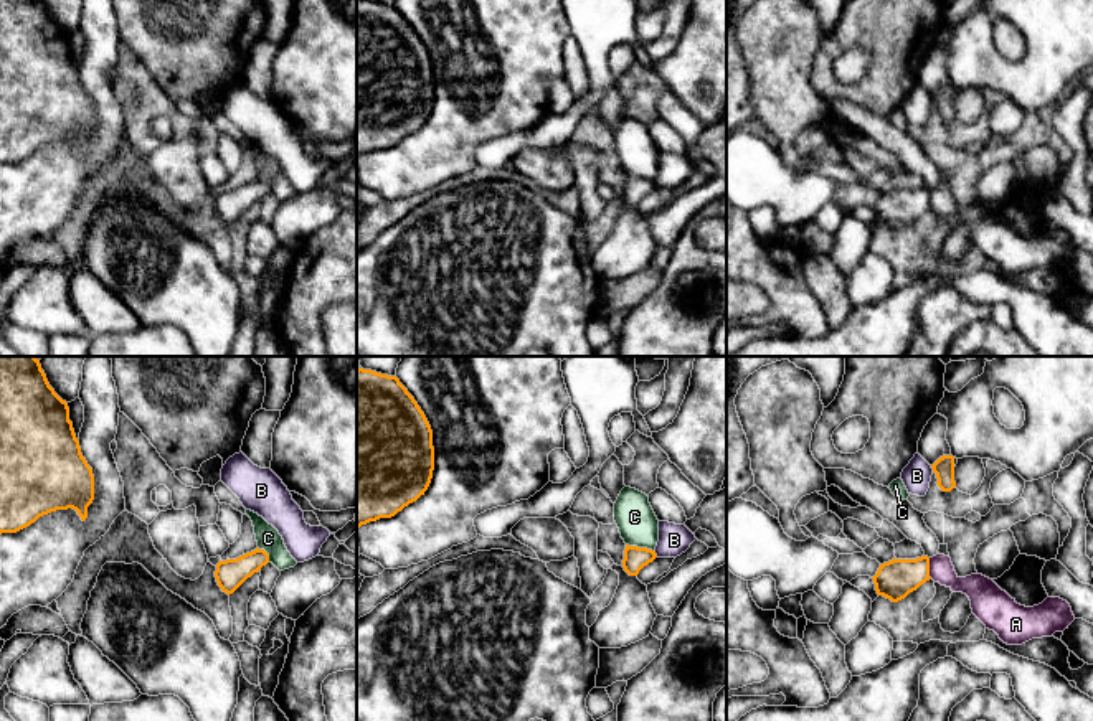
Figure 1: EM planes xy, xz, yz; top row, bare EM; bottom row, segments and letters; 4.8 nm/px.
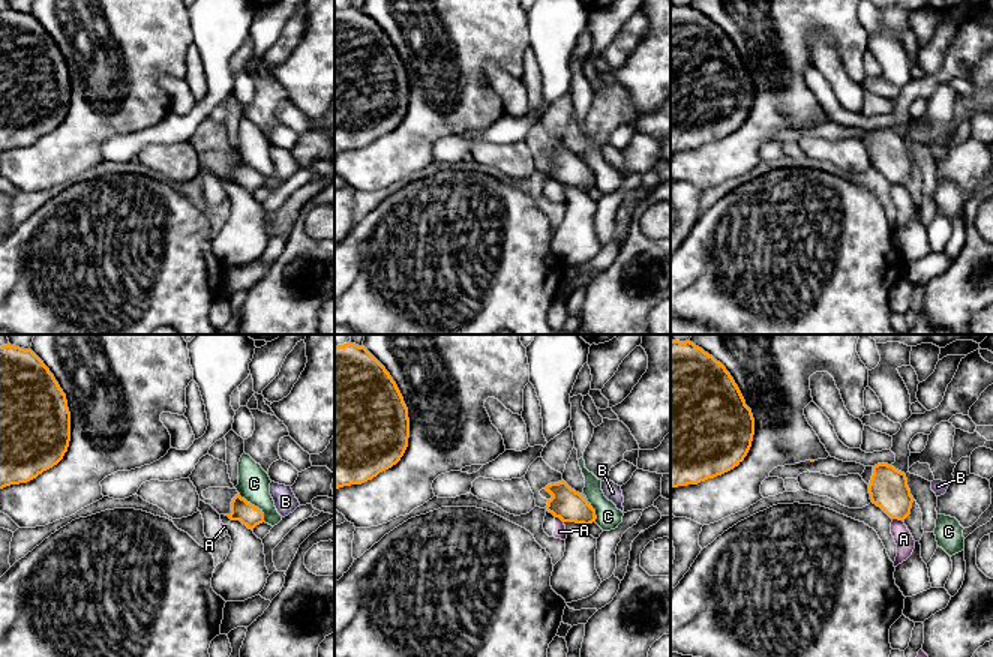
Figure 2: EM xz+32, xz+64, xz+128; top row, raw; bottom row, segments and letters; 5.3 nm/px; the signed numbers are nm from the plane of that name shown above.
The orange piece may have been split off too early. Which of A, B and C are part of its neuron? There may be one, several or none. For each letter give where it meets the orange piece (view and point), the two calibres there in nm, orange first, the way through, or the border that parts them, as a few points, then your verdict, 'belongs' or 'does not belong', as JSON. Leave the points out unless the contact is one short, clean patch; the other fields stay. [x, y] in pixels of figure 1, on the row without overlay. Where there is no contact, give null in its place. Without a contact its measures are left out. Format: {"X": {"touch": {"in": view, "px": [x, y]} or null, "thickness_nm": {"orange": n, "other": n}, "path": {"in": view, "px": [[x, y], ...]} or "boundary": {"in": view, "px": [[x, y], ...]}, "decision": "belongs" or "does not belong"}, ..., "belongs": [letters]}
{"A": {"touch": {"in": "yz", "px": [928, 198]}, "thickness_nm": {"orange": 190, "other": 130}, "boundary": {"in": "yz", "px": [[928, 188], [928, 205], [932, 208]]}, "decision": "does not belong"}, "B": {"touch": {"in": "xz", "px": [654, 183]}, "thickness_nm": {"orange": 110, "other": 150}, "boundary": {"in": "xz", "px": [[654, 180], [657, 187]]}, "decision": "does not belong"}, "C": {"touch": {"in": "xz", "px": [639, 179]}, "thickness_nm": {"orange": 110, "other": 190}, "boundary": {"in": "xz", "px": [[626, 174], [646, 177], [652, 182]]}, "decision": "does not belong"}, "belongs": []}

